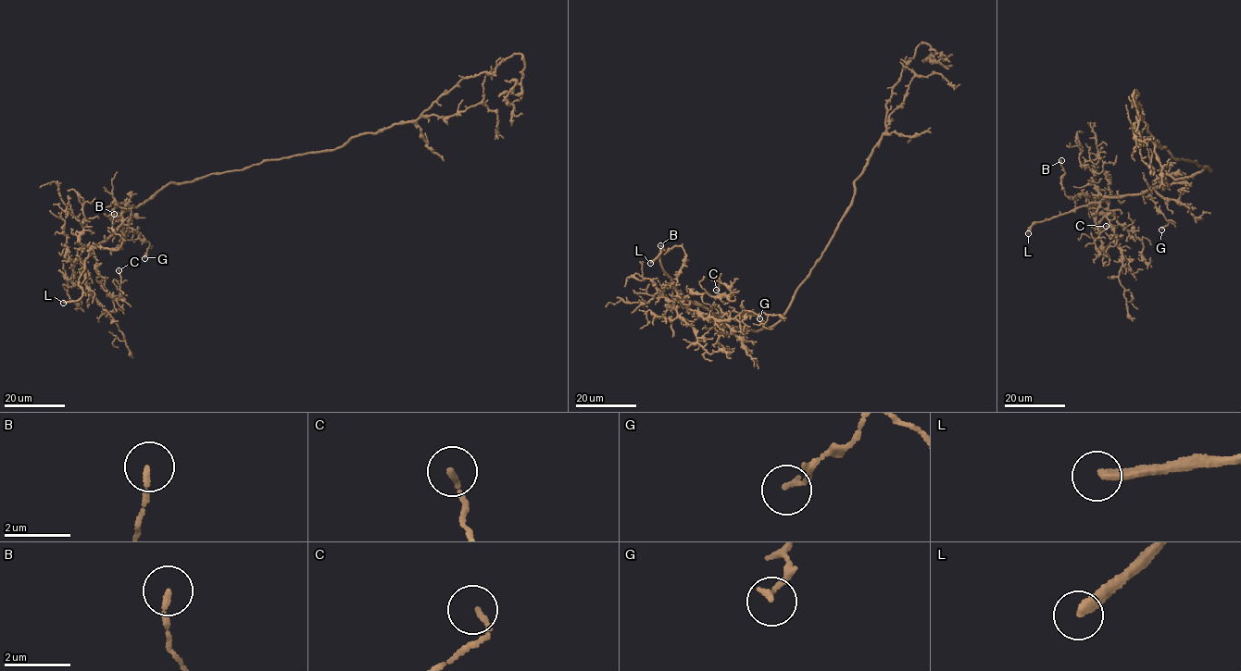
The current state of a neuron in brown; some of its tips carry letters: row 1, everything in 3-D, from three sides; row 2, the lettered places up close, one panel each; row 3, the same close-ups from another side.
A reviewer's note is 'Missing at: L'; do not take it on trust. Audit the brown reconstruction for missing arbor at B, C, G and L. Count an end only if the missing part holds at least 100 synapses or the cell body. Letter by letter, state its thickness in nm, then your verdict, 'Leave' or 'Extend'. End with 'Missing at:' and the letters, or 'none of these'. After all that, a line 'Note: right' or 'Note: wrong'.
B: Thickness 140 nm. Leave
C: Thickness 130 nm. Leave
G: Thickness 160 nm. Leave
L: Thickness 320 nm. Extend
Missing at: L
Note: right

